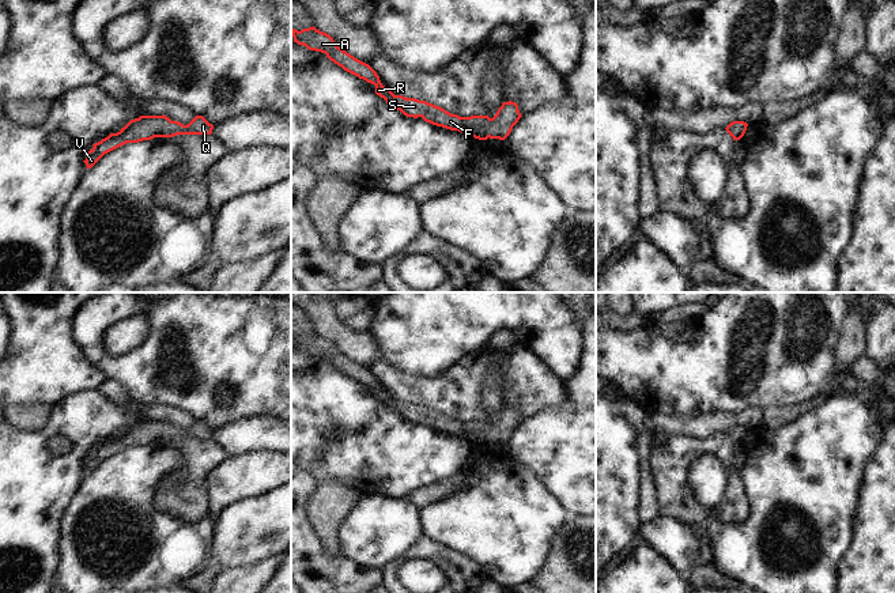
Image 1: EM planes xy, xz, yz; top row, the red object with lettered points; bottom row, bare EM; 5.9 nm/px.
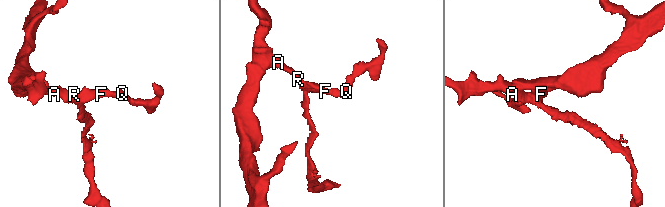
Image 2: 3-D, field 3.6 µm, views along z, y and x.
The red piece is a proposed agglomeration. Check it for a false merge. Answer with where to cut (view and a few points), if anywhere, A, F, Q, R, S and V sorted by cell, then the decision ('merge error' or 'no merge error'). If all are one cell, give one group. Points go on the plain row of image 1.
cut none; groups A F Q R S V; no merge error

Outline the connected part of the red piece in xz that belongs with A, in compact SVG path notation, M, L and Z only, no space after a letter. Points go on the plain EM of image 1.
M313 331L301 336L291 333L291 340L298 350L303 350L309 355L325 358L331 366L344 375L374 389L375 399L407 422L422 422L426 427L450 435L458 435L479 445L487 445L488 442L505 445L522 422L518 409L511 405L503 407L492 423L488 420L460 422L426 405L394 400L381 388L379 381L369 369L339 352L329 339Z

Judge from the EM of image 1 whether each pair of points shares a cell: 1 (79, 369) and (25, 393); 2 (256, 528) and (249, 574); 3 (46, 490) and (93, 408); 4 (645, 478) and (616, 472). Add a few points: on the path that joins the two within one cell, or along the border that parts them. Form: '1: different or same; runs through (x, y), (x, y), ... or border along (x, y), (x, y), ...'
1: same; runs through (65, 370), (48, 370), (38, 380)
2: different; border along (276, 554), (252, 565), (223, 569)
3: same; runs through (61, 469), (82, 448), (91, 429)
4: different; border along (635, 445), (638, 456), (638, 509)

